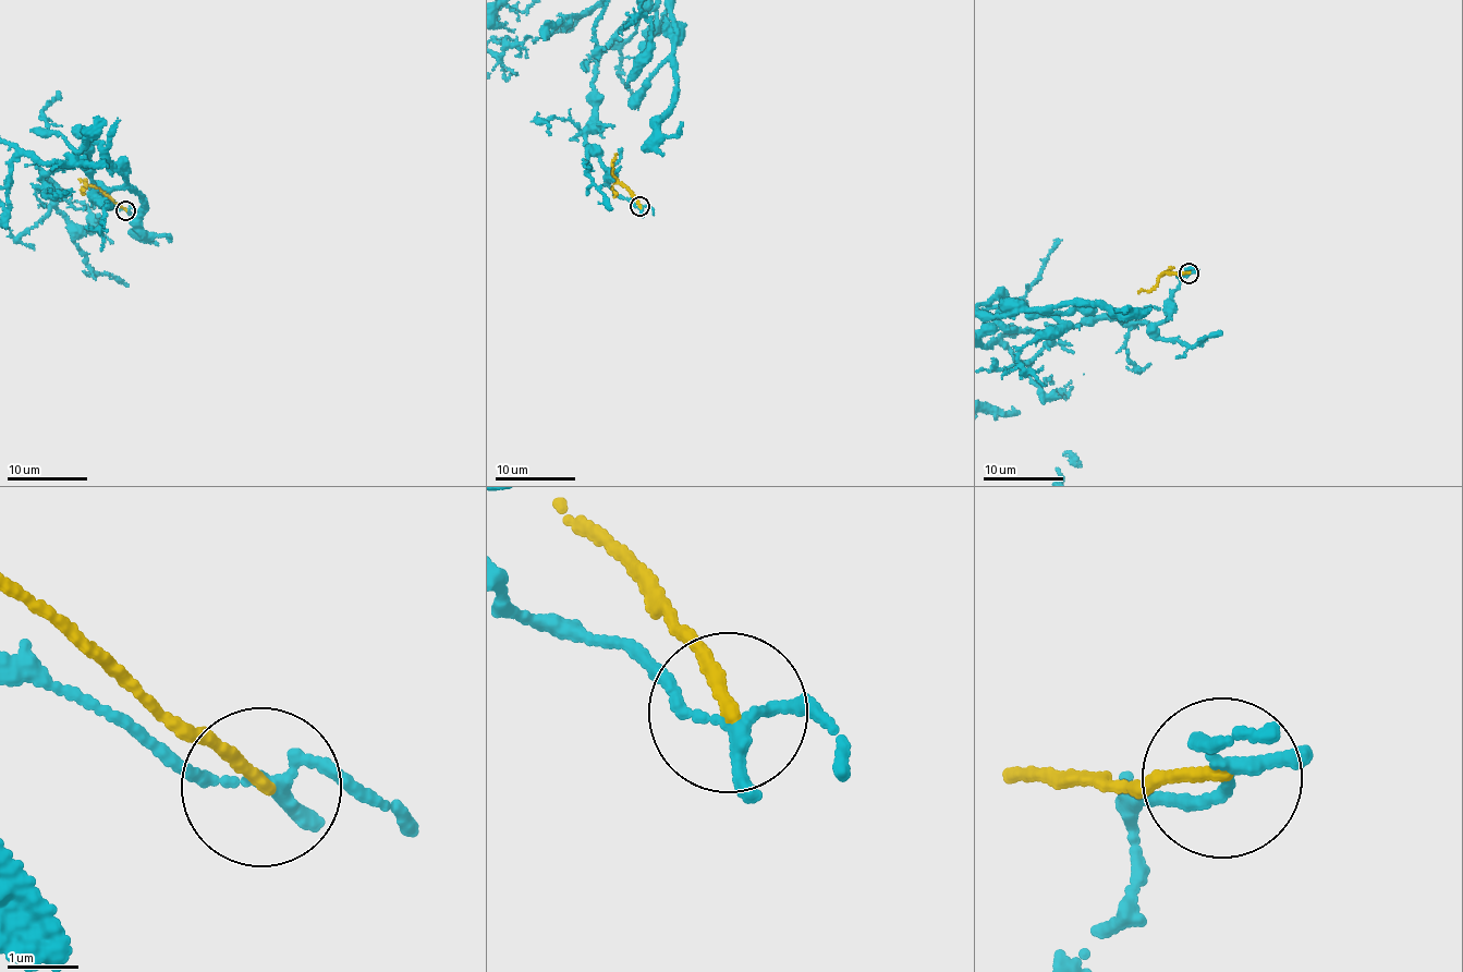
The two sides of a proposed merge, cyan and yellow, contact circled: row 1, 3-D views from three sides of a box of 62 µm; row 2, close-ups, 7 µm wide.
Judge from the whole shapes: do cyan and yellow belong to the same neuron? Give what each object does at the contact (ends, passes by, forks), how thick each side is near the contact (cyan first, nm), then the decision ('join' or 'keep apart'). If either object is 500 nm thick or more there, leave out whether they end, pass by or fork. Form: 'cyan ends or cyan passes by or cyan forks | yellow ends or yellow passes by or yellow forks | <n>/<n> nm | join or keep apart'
cyan forks | yellow ends | 160/170 nm | keep apart

